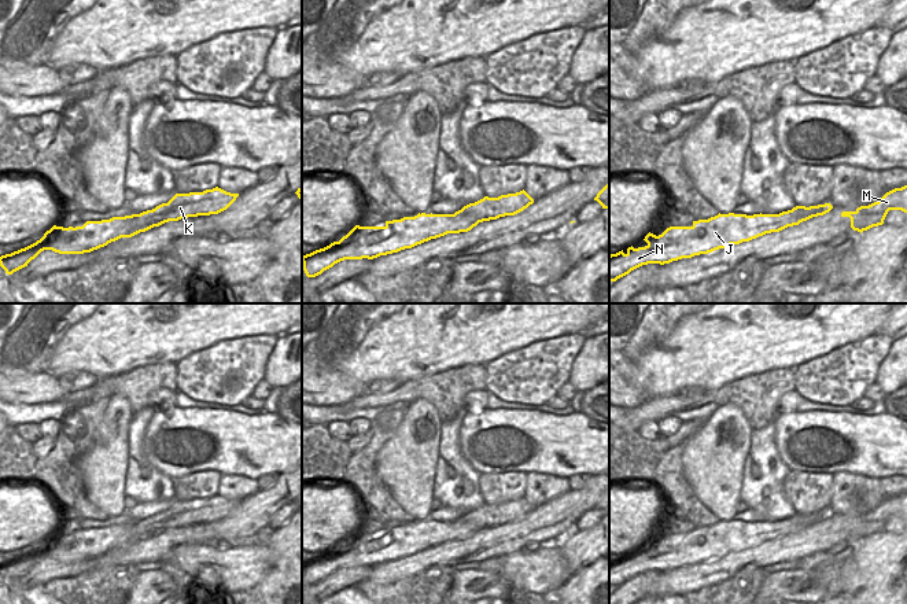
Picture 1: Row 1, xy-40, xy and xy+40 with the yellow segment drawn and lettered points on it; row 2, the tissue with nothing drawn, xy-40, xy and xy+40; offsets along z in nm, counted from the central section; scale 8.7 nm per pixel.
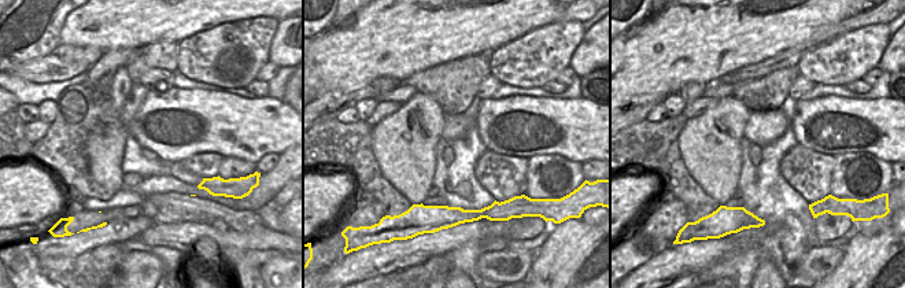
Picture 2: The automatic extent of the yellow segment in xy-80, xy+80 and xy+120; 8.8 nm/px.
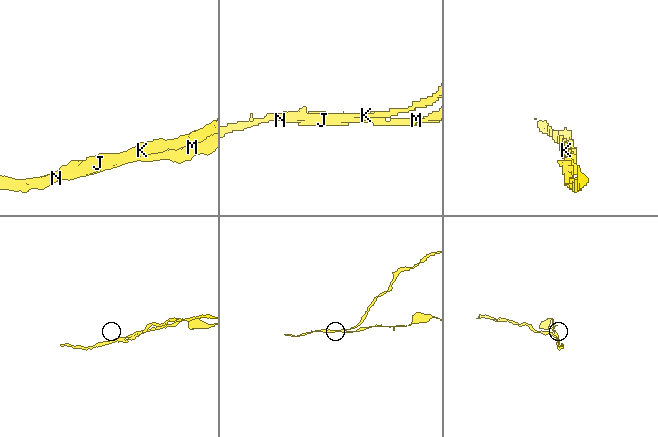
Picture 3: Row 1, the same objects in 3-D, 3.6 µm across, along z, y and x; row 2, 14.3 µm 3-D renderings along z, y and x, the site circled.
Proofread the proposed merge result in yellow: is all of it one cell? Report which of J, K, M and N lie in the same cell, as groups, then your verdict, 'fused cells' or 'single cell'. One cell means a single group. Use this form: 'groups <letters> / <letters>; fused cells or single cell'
groups J M N / K; fused cells

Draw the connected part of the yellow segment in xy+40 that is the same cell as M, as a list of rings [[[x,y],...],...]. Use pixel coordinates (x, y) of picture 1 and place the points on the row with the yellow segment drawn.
[[[907,185],[886,192],[878,202],[860,206],[855,211],[843,211],[841,217],[851,218],[851,228],[858,232],[884,224],[889,210],[907,213]]]

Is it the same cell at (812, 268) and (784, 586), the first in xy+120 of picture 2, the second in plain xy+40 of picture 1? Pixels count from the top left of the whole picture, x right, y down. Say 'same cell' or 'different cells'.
same cell

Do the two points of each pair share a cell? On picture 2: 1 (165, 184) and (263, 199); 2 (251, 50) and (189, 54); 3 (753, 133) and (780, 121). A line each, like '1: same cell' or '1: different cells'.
1: same cell
2: same cell
3: same cell

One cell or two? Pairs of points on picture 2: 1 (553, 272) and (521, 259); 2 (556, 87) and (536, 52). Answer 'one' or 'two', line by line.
1: two
2: two

